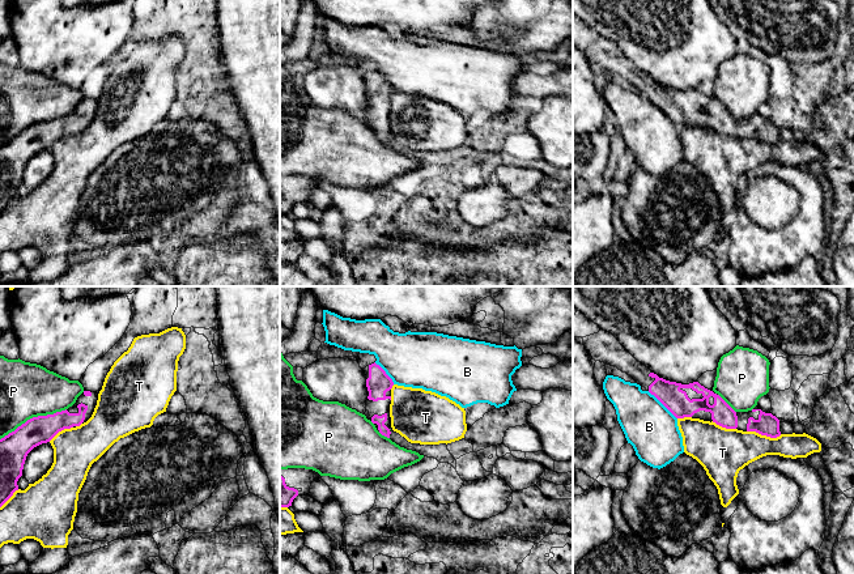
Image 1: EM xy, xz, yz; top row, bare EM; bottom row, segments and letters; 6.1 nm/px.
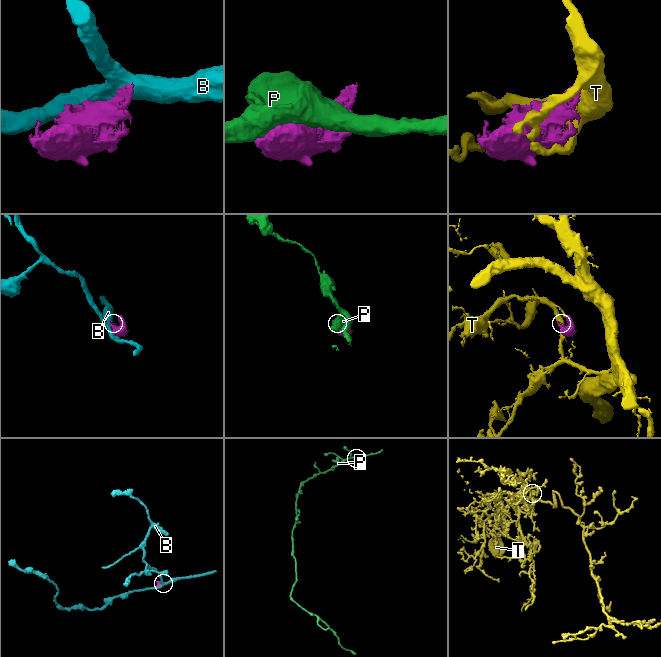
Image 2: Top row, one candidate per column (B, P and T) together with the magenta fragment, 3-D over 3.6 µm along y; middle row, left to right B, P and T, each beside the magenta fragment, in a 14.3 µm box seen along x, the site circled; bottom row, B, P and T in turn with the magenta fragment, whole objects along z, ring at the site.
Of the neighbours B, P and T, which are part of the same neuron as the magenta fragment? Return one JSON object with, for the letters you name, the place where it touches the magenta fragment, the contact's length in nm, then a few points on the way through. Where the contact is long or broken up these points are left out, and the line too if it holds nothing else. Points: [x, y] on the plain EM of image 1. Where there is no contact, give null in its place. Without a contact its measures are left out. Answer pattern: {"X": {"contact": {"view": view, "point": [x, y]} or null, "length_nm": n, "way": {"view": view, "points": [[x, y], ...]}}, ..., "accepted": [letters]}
{"accepted": []}

